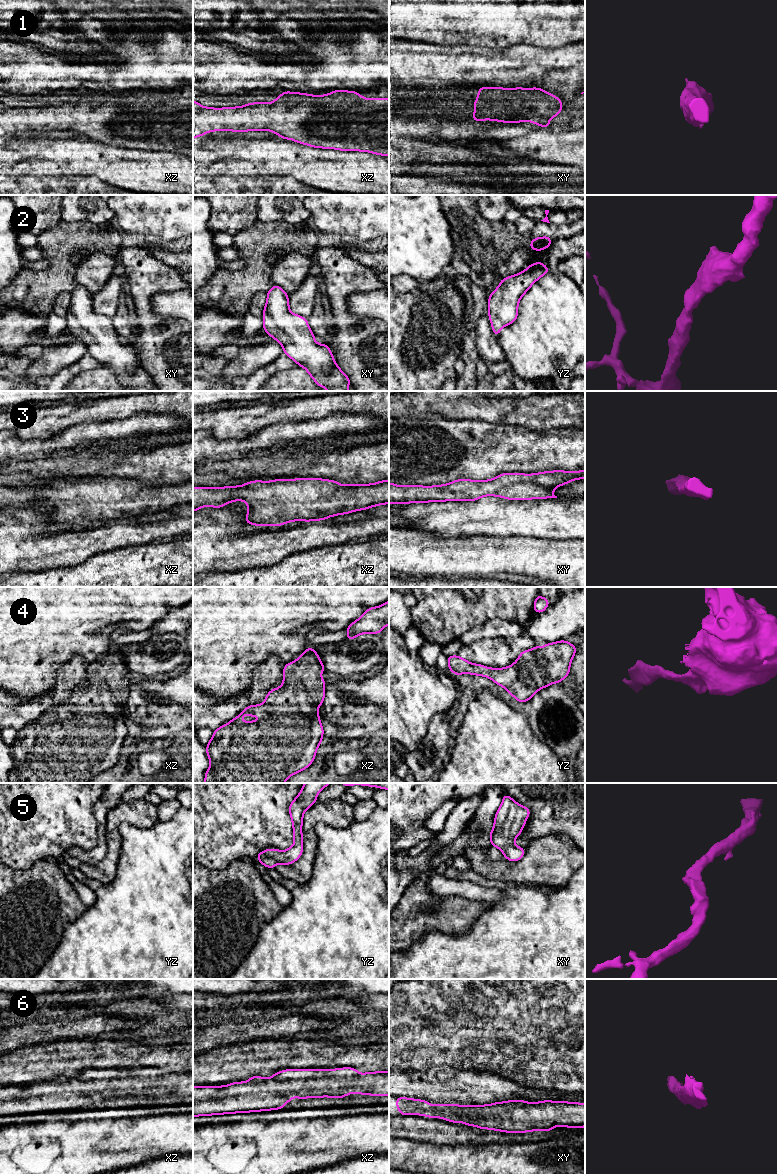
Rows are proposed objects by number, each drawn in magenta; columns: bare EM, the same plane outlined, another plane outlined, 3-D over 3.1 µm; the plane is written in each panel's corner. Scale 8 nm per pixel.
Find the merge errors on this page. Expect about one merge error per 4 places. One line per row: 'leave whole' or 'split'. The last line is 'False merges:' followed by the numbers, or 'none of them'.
1: leave whole
2: leave whole
3: leave whole
4: leave whole
5: leave whole
6: leave whole
False merges: none of them

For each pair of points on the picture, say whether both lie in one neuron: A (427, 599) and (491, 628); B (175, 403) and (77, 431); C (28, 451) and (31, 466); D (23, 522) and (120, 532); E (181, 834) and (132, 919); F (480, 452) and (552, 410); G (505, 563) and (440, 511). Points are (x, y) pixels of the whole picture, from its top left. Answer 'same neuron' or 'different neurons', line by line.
A: different neurons
B: different neurons
C: different neurons
D: same neuron
E: same neuron
F: different neurons
G: different neurons

